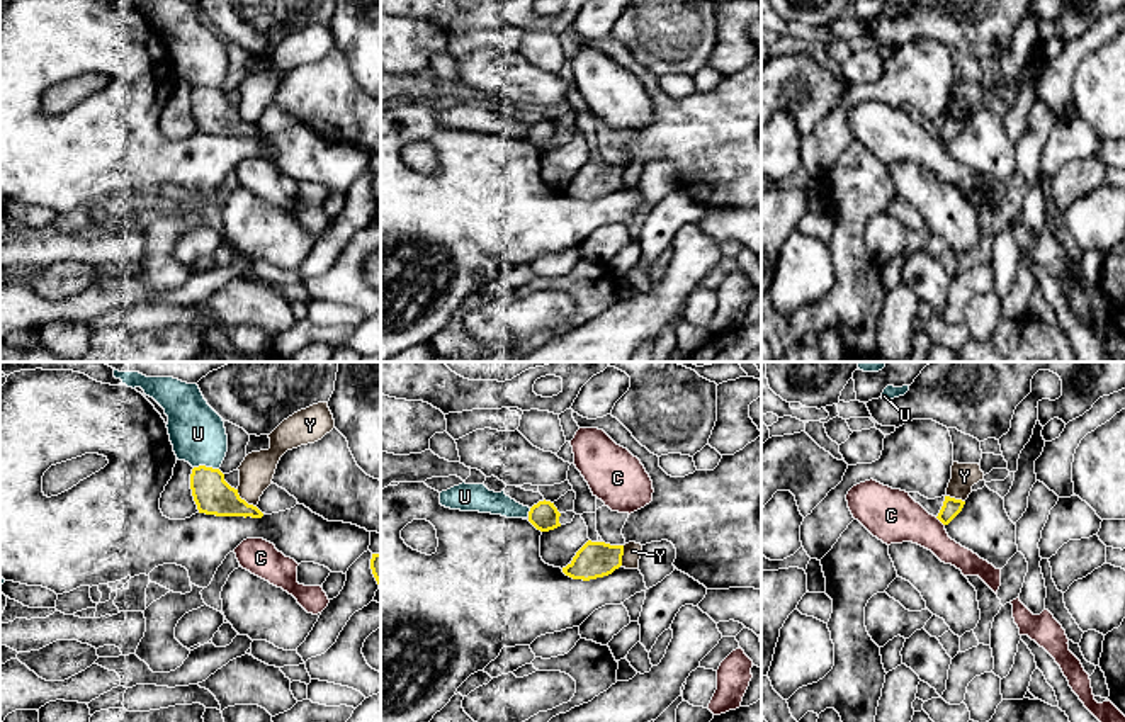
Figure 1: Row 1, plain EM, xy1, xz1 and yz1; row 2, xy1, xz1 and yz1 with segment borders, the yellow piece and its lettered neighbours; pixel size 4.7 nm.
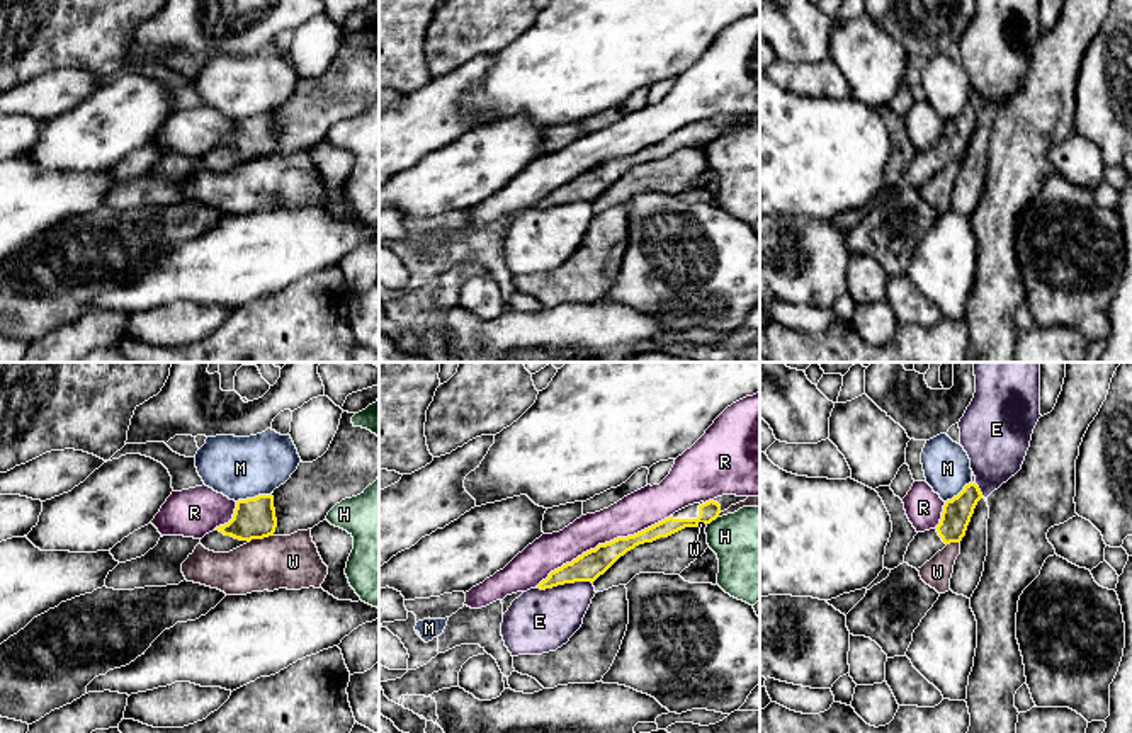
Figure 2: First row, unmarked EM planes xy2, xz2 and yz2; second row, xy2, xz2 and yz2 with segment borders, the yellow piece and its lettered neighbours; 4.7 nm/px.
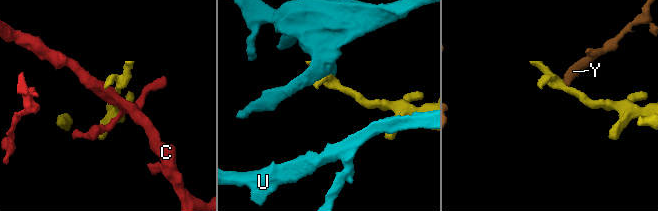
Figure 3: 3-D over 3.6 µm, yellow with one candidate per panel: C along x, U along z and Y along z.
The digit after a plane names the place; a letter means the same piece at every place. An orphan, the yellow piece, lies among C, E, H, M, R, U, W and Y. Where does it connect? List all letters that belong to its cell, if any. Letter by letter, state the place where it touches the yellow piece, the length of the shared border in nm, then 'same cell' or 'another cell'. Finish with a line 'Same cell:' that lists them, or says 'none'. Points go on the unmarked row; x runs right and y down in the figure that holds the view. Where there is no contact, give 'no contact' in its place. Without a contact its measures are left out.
C: yz1 (940, 140) | 60 nm | another cell
E: xz2 (565, 201) | 260 nm | another cell
H: xz2 (713, 138) | 70 nm | another cell
M: xy2 (252, 118) | 170 nm | another cell
R: xz2 (602, 164) | 700 nm | another cell
U: xy1 (204, 85) | 120 nm | another cell
W: xy2 (260, 157) | 120 nm | another cell
Y: xy1 (243, 119) | 130 nm | another cell
Same cell: none

